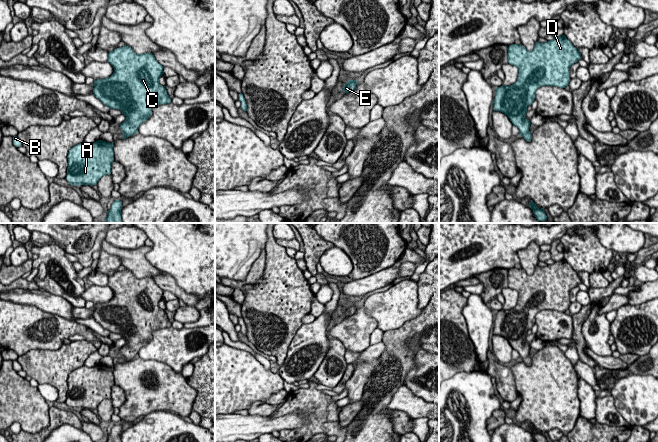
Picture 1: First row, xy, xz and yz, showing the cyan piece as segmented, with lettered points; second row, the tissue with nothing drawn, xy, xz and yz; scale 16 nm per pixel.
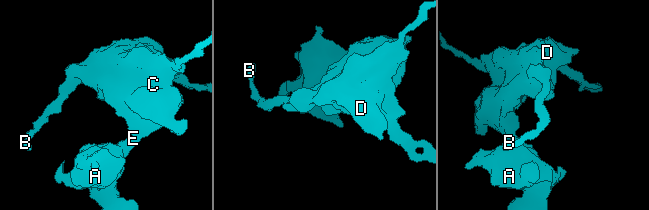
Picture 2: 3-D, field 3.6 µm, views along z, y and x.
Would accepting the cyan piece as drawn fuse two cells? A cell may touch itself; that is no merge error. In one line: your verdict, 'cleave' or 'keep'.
keep

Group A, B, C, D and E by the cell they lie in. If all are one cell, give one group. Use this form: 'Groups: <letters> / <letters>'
Groups: A B C D E

